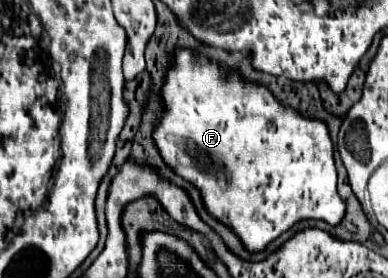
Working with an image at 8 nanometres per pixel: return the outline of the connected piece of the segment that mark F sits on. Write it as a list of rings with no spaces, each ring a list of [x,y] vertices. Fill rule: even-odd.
[[[187,49],[177,51],[175,65],[165,79],[165,85],[161,89],[161,97],[165,99],[167,111],[153,133],[153,139],[155,139],[155,145],[159,147],[161,157],[165,159],[165,163],[169,167],[173,167],[173,171],[177,175],[185,177],[189,183],[193,183],[197,189],[201,189],[201,195],[203,195],[203,201],[205,201],[205,207],[209,209],[209,213],[215,215],[219,221],[231,225],[249,251],[263,251],[269,241],[277,239],[281,233],[285,233],[293,223],[297,223],[301,219],[323,219],[329,225],[337,225],[343,219],[345,203],[341,201],[341,197],[337,193],[337,171],[335,171],[335,163],[333,163],[333,143],[329,139],[329,131],[327,131],[325,123],[305,119],[297,111],[293,111],[291,107],[279,105],[265,87],[243,83],[237,73],[233,73],[233,79],[227,79],[227,75],[219,67],[215,67],[207,61],[197,63],[197,59]]]

